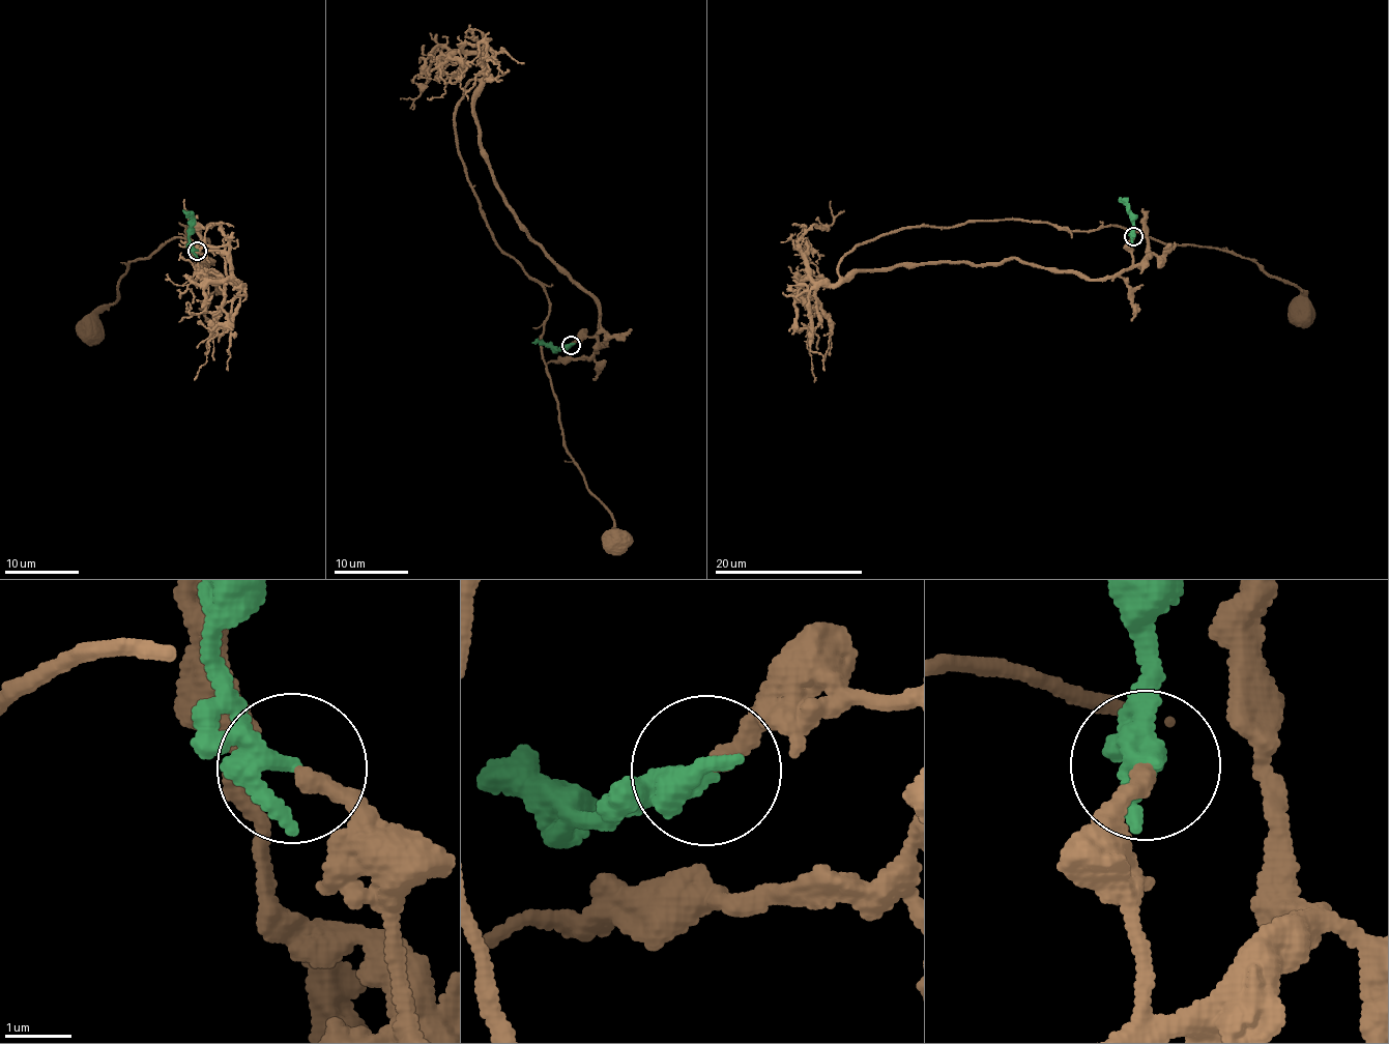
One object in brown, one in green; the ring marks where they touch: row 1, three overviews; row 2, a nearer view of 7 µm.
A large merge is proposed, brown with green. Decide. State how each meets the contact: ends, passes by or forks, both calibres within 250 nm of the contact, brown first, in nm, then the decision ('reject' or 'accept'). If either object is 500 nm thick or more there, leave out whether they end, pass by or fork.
brown passes by; green passes by; 190 nm thick on the brown side, 320 nm on the other; accept

